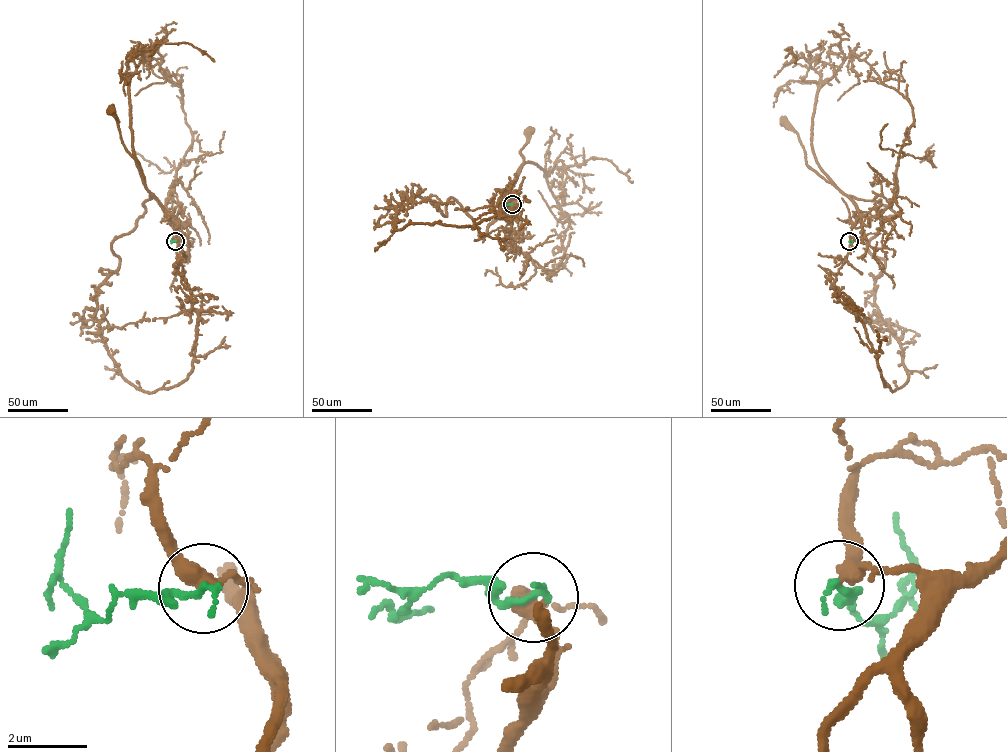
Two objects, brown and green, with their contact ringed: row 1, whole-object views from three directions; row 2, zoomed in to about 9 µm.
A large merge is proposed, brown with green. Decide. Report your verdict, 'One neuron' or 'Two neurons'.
One neuron

